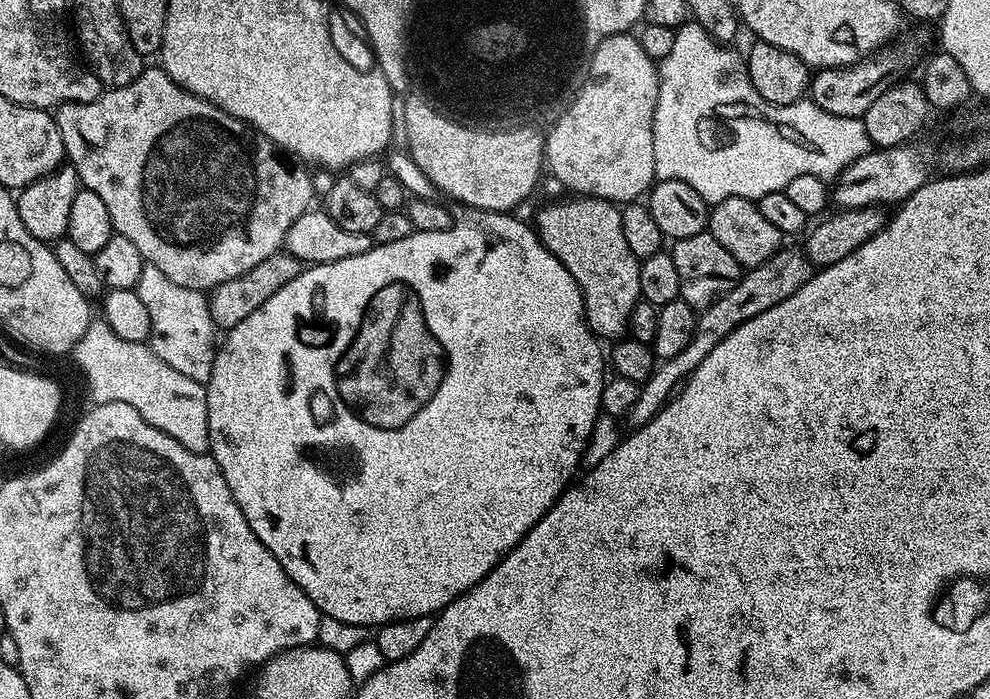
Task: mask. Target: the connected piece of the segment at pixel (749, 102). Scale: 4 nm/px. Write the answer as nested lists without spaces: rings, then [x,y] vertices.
[[[695,22],[683,24],[682,27],[675,29],[675,34],[674,47],[670,50],[670,54],[666,54],[666,58],[659,61],[658,64],[660,89],[658,90],[658,102],[654,110],[654,122],[652,123],[656,180],[686,182],[686,186],[691,186],[692,189],[698,190],[698,194],[702,194],[702,198],[710,206],[735,196],[759,201],[761,196],[784,189],[790,182],[790,178],[798,178],[798,174],[814,174],[826,182],[835,181],[858,158],[862,158],[867,152],[873,151],[874,146],[870,142],[870,134],[866,134],[866,126],[863,119],[831,116],[822,111],[818,105],[813,104],[811,99],[808,98],[793,104],[787,104],[786,106],[778,106],[777,104],[766,102],[766,98],[762,98],[762,94],[758,94],[758,90],[754,90],[754,86],[750,82],[750,74],[748,73],[745,57],[741,53],[739,56],[738,53],[731,52],[733,50],[731,47],[719,44],[701,24]]]

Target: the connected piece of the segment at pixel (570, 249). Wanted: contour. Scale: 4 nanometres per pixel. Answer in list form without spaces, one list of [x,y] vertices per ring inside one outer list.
[[[573,195],[548,202],[534,217],[537,236],[570,270],[570,278],[578,282],[584,299],[584,318],[588,328],[597,338],[615,342],[629,331],[631,312],[642,300],[640,294],[641,261],[626,246],[626,234],[622,234],[622,211],[610,200],[593,196]]]

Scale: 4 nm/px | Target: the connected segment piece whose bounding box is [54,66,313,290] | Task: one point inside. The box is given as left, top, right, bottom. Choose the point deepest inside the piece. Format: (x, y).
(204, 197)

